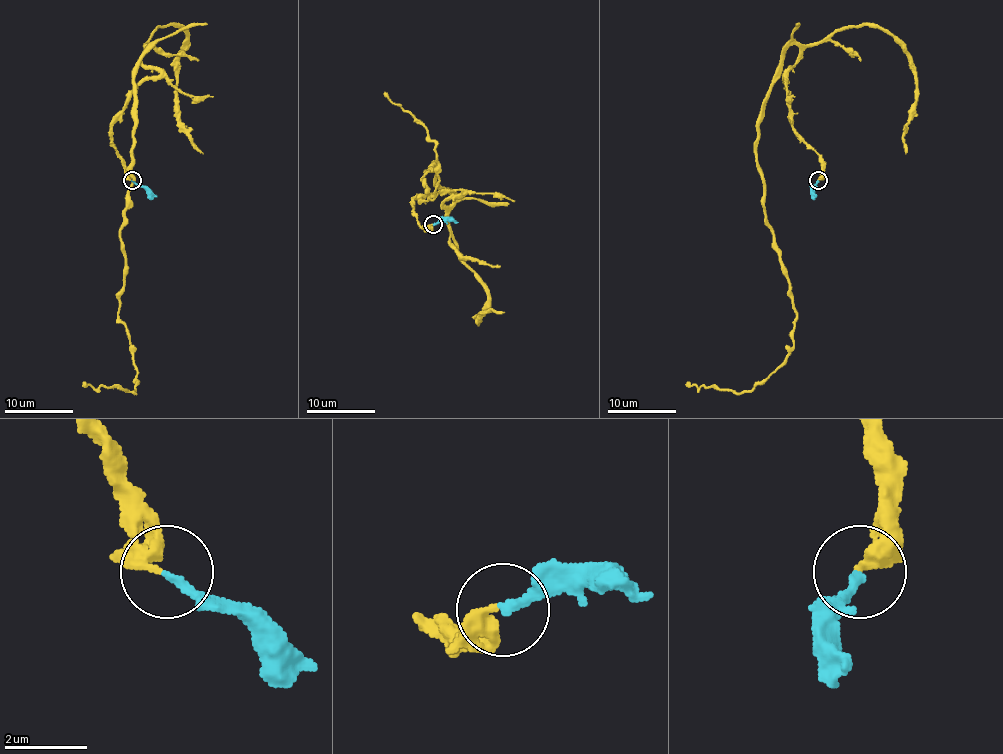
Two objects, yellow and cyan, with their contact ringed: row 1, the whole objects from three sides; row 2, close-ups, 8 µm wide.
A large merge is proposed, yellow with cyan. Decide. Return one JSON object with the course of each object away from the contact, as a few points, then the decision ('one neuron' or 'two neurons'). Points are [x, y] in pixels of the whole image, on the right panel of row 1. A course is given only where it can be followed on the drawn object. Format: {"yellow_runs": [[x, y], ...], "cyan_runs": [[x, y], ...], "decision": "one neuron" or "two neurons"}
{"yellow_runs": [[817, 181], [783, 80], [792, 44], [756, 148], [792, 350], [737, 393], [685, 383]], "cyan_runs": [[817, 181], [816, 196]], "decision": "one neuron"}

